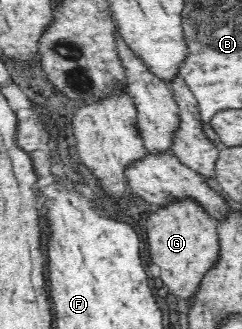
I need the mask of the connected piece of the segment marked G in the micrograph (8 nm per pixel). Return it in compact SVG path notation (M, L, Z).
M177 198L161 207L154 207L147 219L149 257L160 269L160 278L175 297L189 299L197 293L203 276L219 257L218 221L210 217L199 202Z

